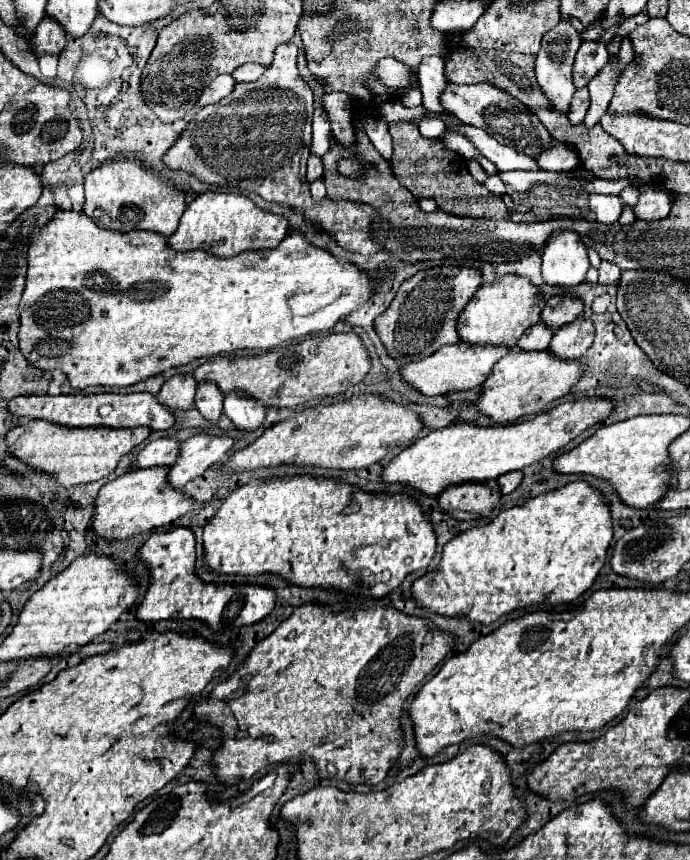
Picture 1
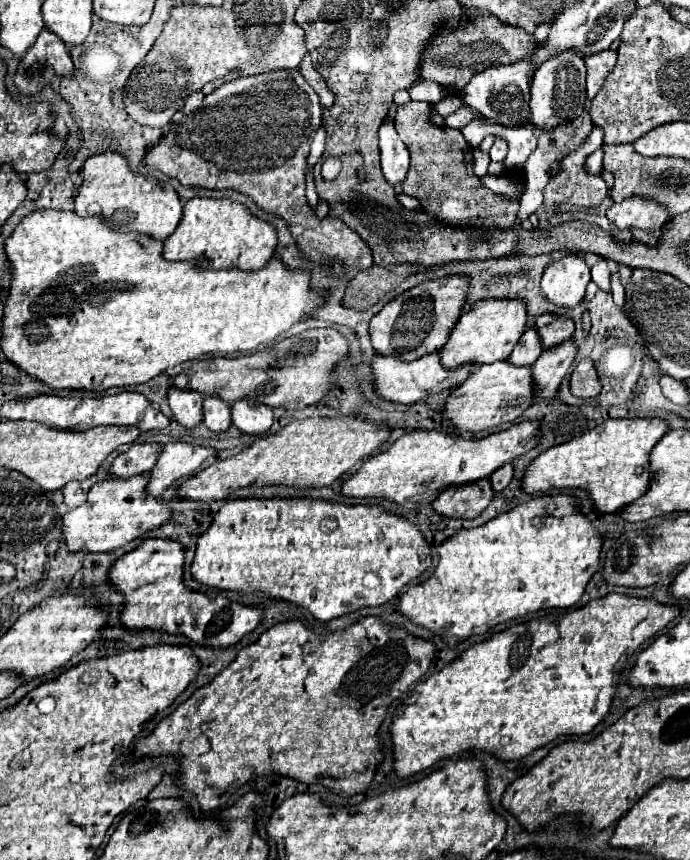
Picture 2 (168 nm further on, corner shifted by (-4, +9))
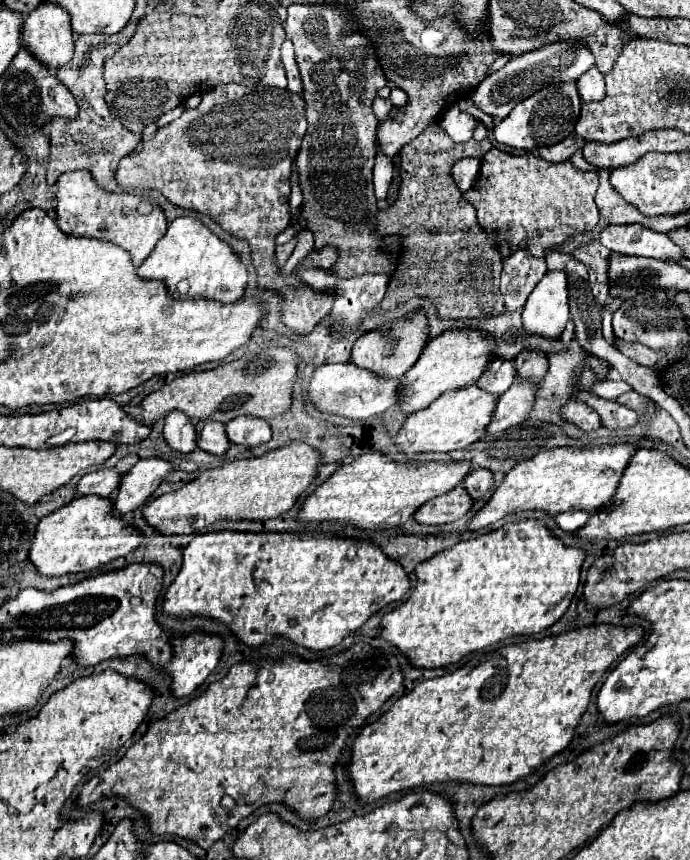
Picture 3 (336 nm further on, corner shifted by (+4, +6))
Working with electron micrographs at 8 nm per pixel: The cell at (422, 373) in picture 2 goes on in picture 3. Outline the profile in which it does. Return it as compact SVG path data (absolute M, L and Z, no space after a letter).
M354 363L320 365L308 383L308 397L324 413L342 415L350 419L368 419L396 405L398 387L400 387L400 379L384 379L374 371L360 369Z

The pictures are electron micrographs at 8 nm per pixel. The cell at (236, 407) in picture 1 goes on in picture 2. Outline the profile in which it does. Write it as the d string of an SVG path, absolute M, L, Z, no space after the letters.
M238 400L232 404L232 424L250 436L264 436L274 422L272 408L268 406L252 406L246 400Z

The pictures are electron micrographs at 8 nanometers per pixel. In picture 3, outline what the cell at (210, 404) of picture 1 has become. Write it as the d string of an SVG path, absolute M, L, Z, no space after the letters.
M204 419L204 421L196 423L196 439L198 439L200 449L214 453L214 455L222 455L230 445L224 425L220 425L212 419Z

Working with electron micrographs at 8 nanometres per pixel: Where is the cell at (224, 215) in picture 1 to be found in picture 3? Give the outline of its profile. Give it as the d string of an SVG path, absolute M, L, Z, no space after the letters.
M190 215L178 217L168 225L156 251L152 251L152 255L138 267L138 275L144 279L164 281L174 297L206 297L222 303L234 303L240 299L248 281L248 271L240 253L214 235L200 219Z

